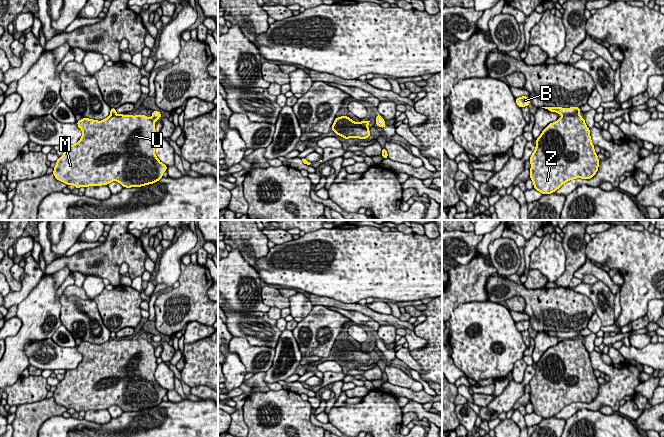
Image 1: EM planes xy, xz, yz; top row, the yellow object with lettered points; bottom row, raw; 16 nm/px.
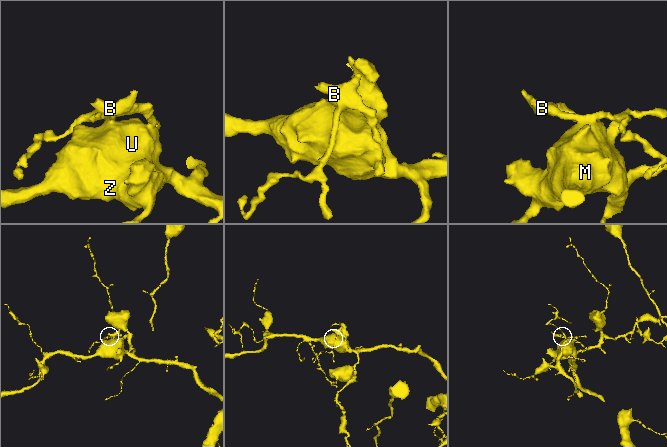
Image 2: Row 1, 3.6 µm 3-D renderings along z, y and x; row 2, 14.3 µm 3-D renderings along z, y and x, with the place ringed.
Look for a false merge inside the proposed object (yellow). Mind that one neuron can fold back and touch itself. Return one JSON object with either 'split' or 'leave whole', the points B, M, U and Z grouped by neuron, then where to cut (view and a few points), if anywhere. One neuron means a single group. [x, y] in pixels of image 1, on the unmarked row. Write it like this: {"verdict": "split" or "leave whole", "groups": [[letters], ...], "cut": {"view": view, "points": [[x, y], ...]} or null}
{"verdict": "split", "groups": [["B"], ["M", "U", "Z"]], "cut": {"view": "yz", "points": [[577, 337], [563, 339]]}}

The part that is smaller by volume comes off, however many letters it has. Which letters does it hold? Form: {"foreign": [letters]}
{"foreign": ["B"]}

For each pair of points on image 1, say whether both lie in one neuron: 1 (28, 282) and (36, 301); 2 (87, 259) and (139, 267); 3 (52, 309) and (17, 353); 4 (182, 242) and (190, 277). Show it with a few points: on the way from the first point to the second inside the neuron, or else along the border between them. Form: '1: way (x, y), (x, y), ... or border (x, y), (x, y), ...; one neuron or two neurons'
1: border (42, 276), (39, 282), (18, 304); two neurons
2: way (100, 259), (126, 258); one neuron
3: way (40, 317), (40, 320), (19, 341); one neuron
4: border (181, 262), (181, 274), (177, 280); two neurons

